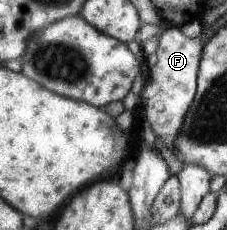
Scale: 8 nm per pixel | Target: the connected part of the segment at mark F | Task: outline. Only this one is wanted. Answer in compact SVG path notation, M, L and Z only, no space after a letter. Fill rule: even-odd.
M171 26L164 29L164 34L160 36L155 50L156 63L149 67L150 82L157 84L158 89L154 96L144 100L144 118L150 124L155 138L171 150L195 95L200 53L204 46L202 37L206 28L201 26L201 29L199 36L192 39L186 37L179 27Z

